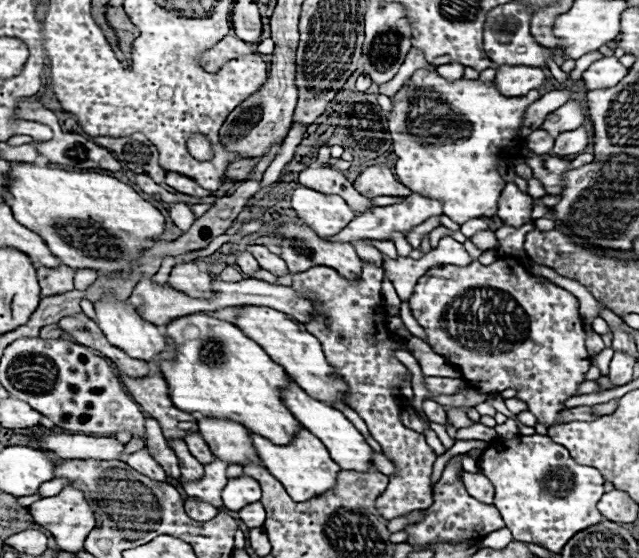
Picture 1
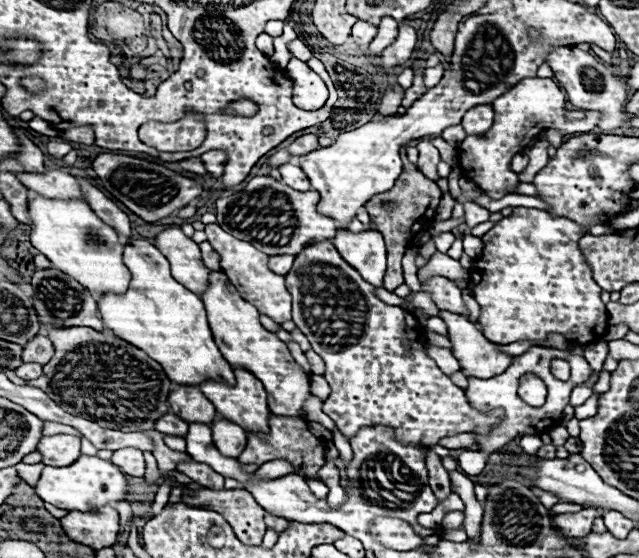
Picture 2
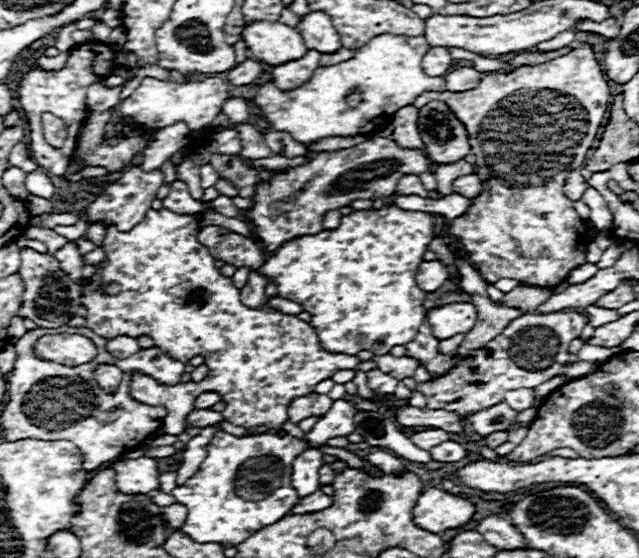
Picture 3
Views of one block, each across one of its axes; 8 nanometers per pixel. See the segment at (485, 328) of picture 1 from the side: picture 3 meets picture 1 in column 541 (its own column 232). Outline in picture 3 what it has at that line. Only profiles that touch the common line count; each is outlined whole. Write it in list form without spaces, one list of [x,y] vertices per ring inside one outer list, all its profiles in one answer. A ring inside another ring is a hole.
[[[150,208],[146,218],[130,232],[120,232],[116,226],[110,226],[104,238],[106,260],[98,264],[98,272],[84,288],[84,296],[90,292],[94,294],[94,298],[82,298],[82,306],[86,306],[88,310],[86,328],[94,330],[98,336],[107,340],[116,338],[118,334],[130,334],[132,338],[150,336],[160,350],[182,362],[188,362],[194,356],[204,356],[204,364],[210,368],[210,372],[200,384],[182,382],[176,386],[162,386],[142,372],[132,374],[130,394],[138,398],[138,402],[146,402],[150,406],[166,406],[166,410],[170,412],[164,420],[166,434],[180,434],[186,430],[186,416],[190,414],[196,396],[204,390],[214,390],[222,396],[225,404],[222,415],[226,416],[226,421],[242,428],[260,424],[276,428],[288,420],[288,406],[294,398],[314,392],[314,386],[318,382],[332,378],[332,374],[338,370],[356,368],[358,358],[322,350],[316,330],[296,316],[282,314],[280,310],[274,310],[270,306],[244,306],[240,300],[240,288],[234,286],[232,278],[220,274],[208,248],[198,242],[198,228],[200,226],[196,216],[174,214],[166,208]]]

